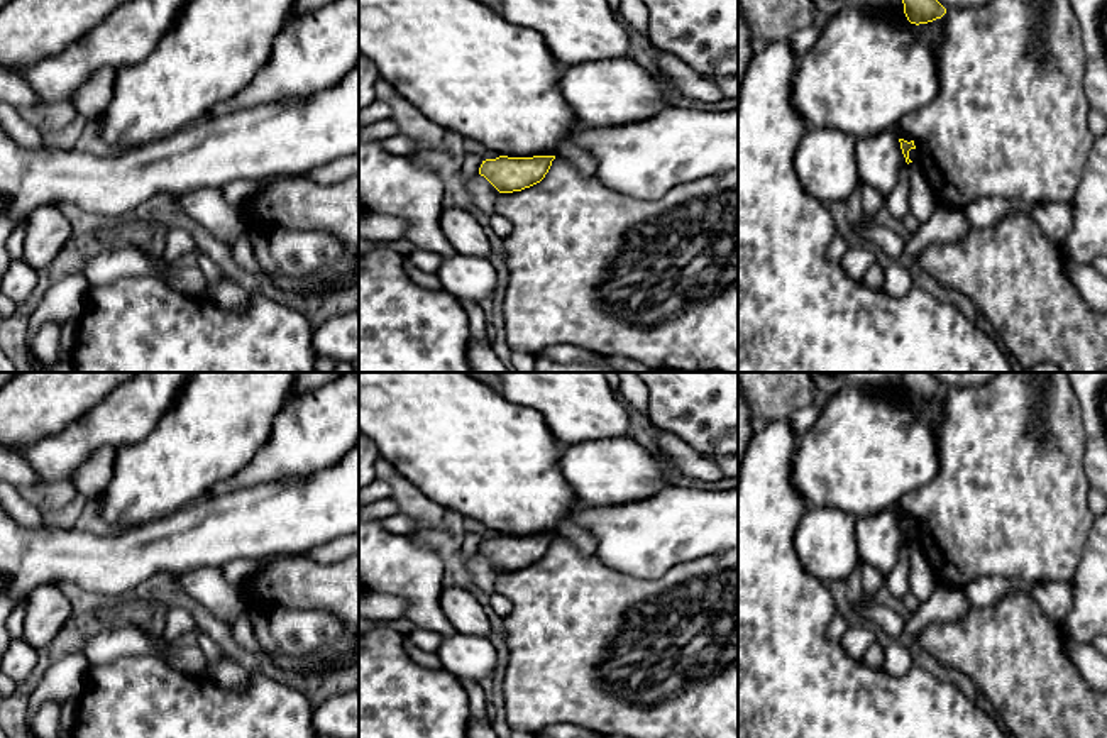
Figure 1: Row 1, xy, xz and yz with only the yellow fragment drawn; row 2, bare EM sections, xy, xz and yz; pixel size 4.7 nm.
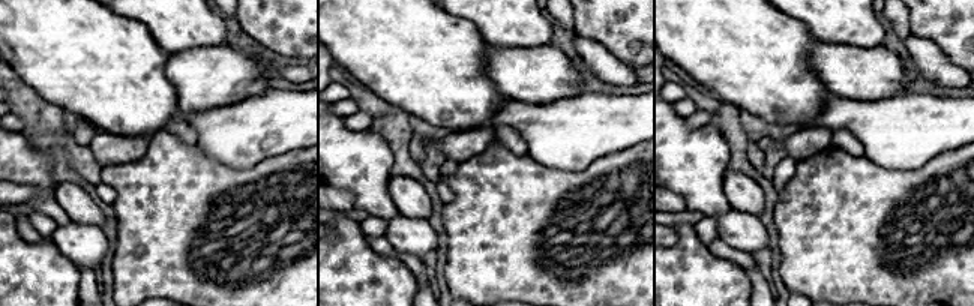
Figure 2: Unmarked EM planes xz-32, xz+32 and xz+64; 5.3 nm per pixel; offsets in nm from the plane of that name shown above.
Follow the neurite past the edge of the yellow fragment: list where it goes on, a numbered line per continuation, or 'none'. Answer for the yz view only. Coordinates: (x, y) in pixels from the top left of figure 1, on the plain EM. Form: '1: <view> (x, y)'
none

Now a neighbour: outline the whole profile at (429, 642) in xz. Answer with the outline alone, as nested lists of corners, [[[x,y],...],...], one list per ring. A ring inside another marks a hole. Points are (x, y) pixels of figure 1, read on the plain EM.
[[[415,628],[410,640],[425,653],[435,653],[442,643],[442,635],[427,628]]]

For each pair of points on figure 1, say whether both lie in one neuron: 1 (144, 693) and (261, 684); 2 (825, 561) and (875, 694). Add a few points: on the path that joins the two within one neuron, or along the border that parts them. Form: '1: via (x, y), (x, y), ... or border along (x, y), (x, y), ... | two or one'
1: via (173, 701), (232, 701) | one
2: border along (798, 554), (803, 567), (825, 584) | two

